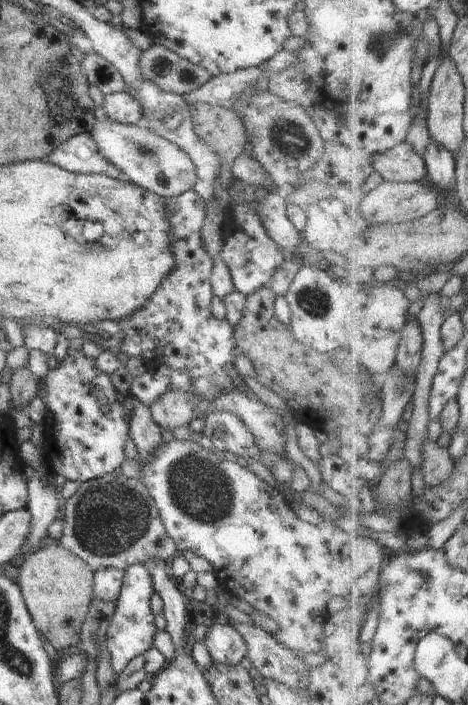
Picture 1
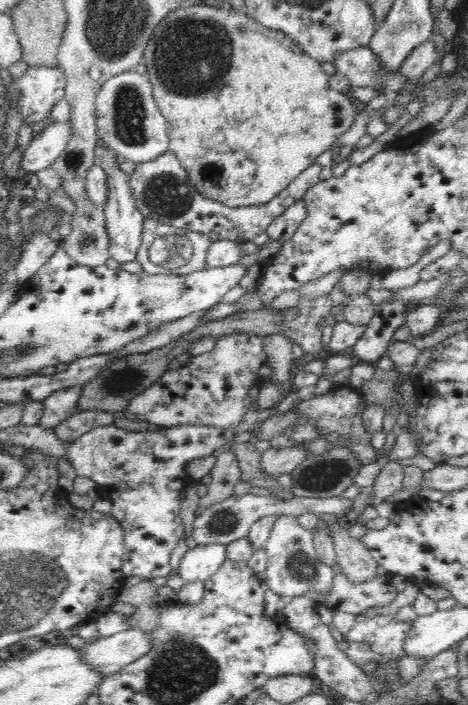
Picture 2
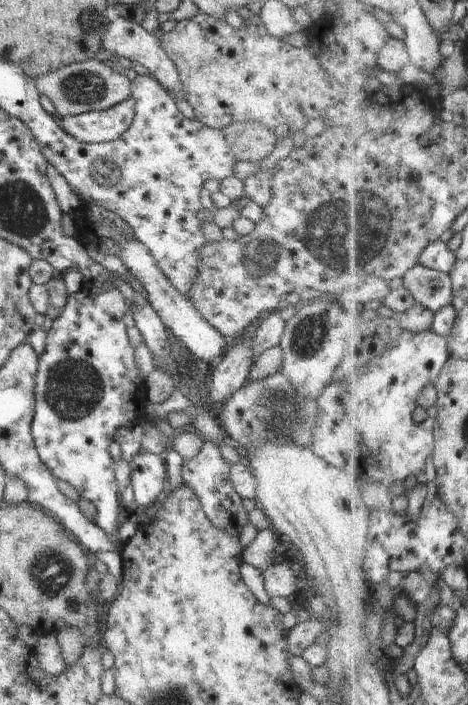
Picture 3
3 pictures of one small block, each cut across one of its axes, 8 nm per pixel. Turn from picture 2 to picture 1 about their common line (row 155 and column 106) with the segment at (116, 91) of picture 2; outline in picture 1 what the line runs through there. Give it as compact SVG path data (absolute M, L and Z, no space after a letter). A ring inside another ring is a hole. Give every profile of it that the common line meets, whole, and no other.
M111 118L96 120L90 136L94 138L98 152L106 158L106 162L124 172L128 180L134 184L162 198L177 197L194 188L197 179L196 166L186 156L186 152L182 152L178 146L158 136L143 123L118 124Z

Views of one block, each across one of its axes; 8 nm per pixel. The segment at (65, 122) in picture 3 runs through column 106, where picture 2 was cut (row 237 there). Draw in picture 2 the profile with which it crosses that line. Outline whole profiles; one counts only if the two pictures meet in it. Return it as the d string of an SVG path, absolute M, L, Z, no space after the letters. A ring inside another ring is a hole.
M97 132L97 145L93 164L105 170L107 176L107 199L102 209L105 214L105 225L109 236L109 253L120 264L132 262L132 260L135 260L137 250L142 242L145 216L138 209L136 201L134 201L132 189L128 184L130 175L120 170L120 162L116 161L116 152L110 149L100 138L102 138L102 135Z

